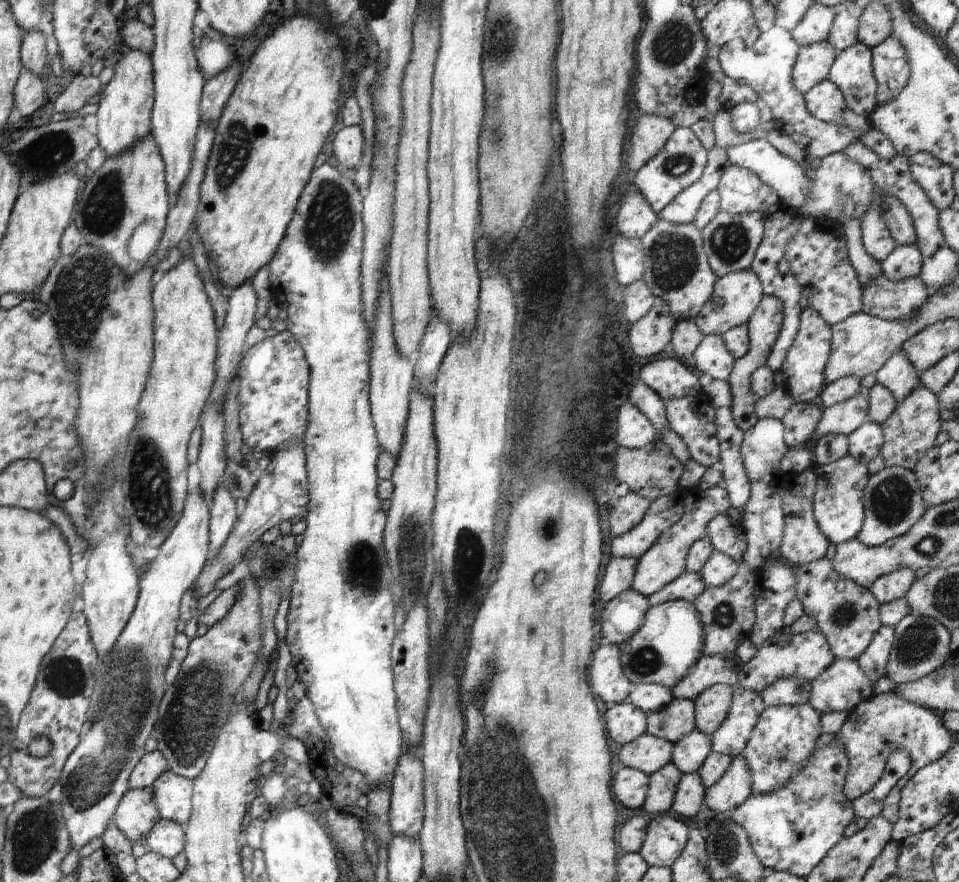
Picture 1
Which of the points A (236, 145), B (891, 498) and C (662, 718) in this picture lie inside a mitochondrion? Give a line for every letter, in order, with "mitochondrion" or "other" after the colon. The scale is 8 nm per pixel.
A: mitochondrion
B: mitochondrion
C: mitochondrion

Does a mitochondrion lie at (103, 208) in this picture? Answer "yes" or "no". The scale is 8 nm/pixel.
yes

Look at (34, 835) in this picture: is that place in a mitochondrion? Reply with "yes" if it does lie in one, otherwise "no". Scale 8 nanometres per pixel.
yes

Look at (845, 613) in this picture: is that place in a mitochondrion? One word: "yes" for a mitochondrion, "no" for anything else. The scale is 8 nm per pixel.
yes

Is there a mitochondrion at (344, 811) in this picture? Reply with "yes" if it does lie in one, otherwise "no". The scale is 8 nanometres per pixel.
no

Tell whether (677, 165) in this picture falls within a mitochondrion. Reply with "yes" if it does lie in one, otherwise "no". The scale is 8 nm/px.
yes

